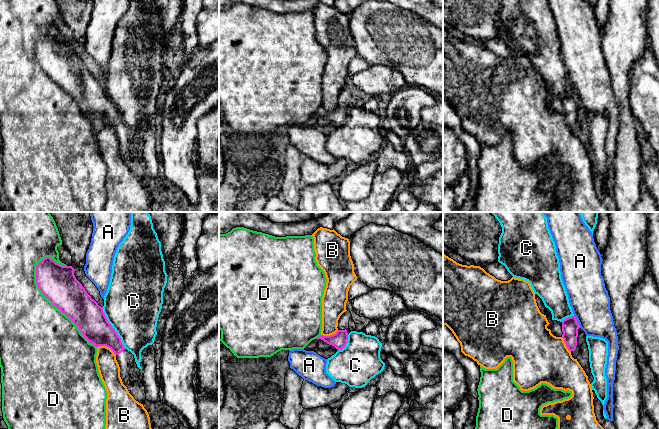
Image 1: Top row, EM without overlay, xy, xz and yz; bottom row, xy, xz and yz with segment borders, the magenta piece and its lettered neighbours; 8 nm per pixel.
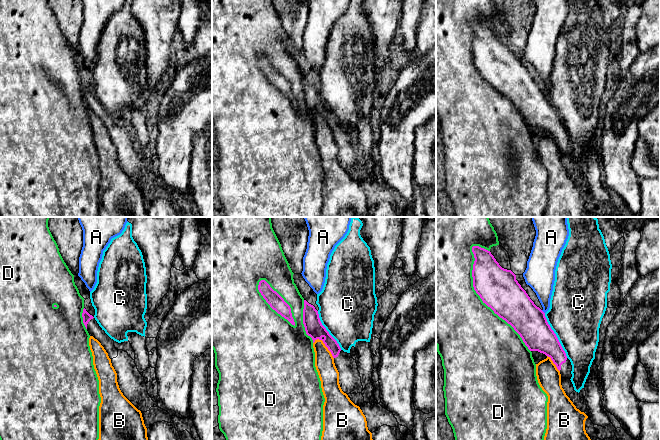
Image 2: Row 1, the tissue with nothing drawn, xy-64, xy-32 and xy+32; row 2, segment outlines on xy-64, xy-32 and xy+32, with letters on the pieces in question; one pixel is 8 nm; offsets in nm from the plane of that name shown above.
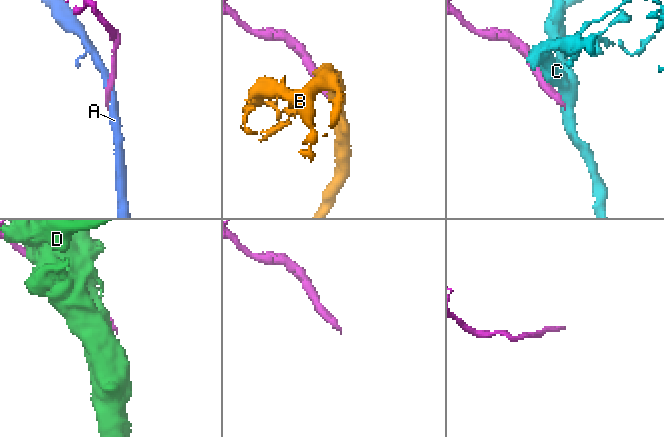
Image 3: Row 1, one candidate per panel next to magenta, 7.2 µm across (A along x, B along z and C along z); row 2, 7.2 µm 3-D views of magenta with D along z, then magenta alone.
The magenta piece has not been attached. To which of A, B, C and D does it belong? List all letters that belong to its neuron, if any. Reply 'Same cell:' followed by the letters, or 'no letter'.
Same cell: no letter

